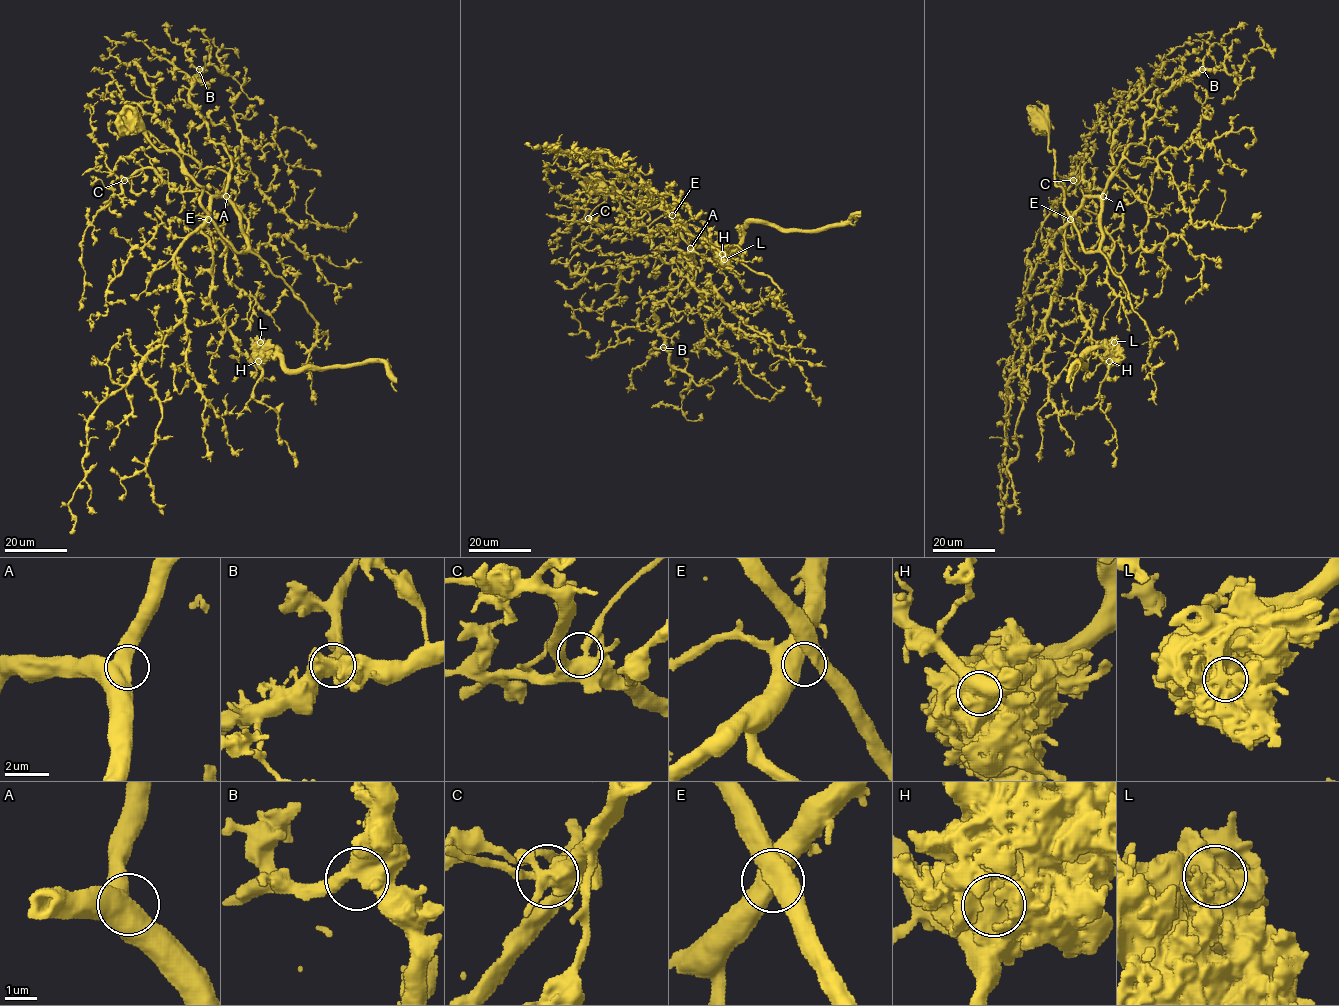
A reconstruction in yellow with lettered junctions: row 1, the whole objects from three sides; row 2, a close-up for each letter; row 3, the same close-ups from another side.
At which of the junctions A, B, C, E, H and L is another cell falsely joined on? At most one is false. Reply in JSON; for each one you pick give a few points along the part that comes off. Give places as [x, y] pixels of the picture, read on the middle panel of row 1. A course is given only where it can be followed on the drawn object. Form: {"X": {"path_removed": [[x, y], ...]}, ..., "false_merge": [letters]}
{"H": {"path_removed": [[722, 254], [734, 248], [751, 221], [767, 221], [785, 229], [816, 230], [861, 216]]}, "false_merge": ["H"]}

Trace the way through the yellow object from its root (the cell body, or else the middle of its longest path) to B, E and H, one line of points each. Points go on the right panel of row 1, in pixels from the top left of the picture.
B: (1041, 120), (1070, 215), (1101, 195), (1124, 151), (1144, 138), (1157, 100), (1202, 69)
E: (1041, 120), (1037, 125), (1048, 133), (1048, 148), (1054, 151), (1055, 183), (1063, 190), (1063, 207), (1070, 219)
H: (1041, 120), (1070, 216), (1066, 251), (1085, 276), (1079, 310), (1092, 350), (1109, 361)

